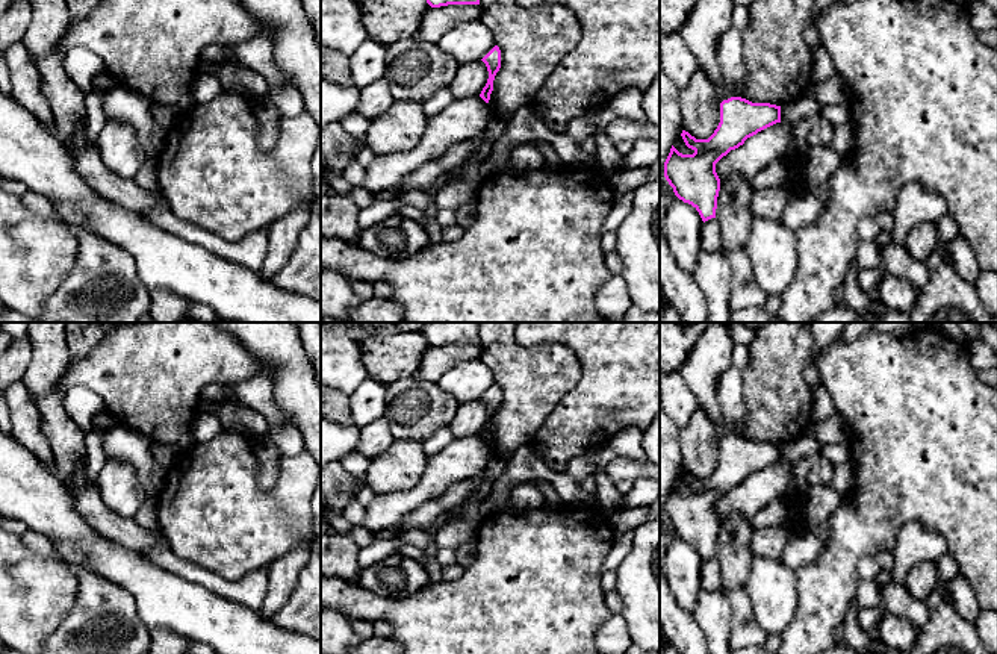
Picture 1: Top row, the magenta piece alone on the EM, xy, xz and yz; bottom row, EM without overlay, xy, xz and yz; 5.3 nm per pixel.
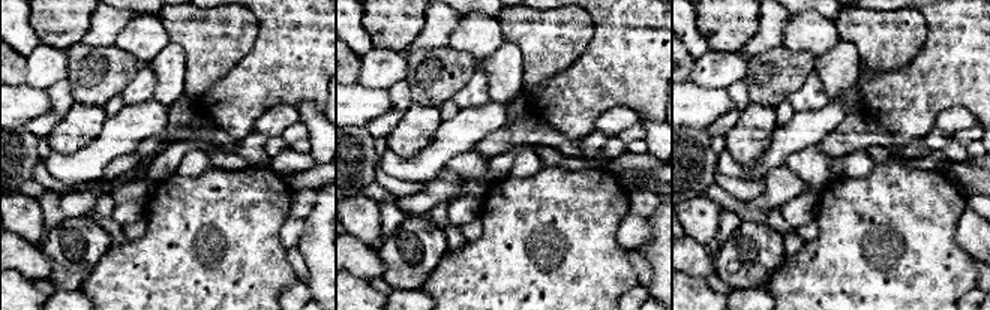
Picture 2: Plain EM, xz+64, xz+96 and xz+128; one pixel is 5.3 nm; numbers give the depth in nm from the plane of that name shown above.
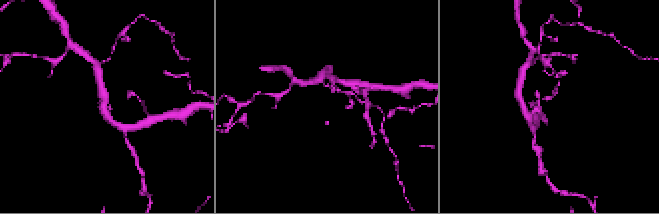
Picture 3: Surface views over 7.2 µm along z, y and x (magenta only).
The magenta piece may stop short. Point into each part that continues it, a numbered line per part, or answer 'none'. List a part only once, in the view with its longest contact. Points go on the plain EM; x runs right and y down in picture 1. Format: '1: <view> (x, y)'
none

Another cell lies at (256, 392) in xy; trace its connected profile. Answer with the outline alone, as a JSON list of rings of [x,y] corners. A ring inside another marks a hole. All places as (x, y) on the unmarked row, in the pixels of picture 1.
[[[266,371],[257,372],[244,382],[230,385],[234,391],[234,401],[262,413],[269,427],[294,424],[294,421],[275,406],[274,385]]]

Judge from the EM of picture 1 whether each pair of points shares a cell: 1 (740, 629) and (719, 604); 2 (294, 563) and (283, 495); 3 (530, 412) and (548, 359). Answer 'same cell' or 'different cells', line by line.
1: different cells
2: different cells
3: same cell

